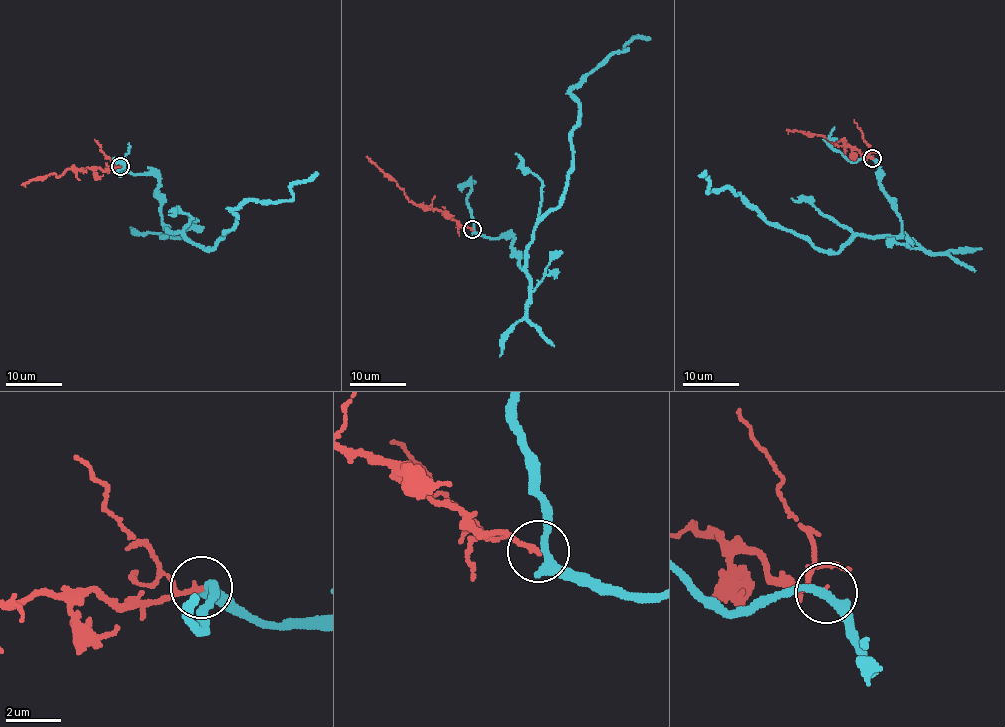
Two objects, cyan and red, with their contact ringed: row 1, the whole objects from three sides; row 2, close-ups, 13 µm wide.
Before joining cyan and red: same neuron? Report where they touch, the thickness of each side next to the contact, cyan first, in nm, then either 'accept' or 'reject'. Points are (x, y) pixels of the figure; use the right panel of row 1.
place (872, 158); calibres 320 and 190 nm; reject

